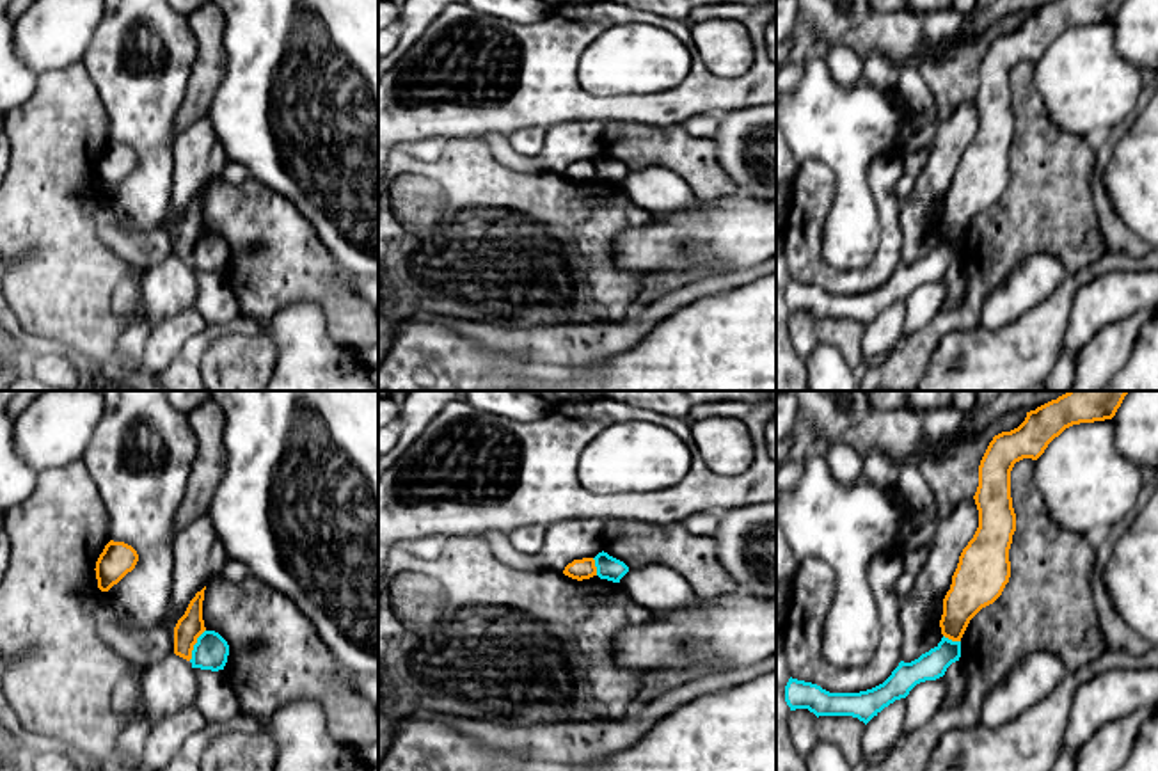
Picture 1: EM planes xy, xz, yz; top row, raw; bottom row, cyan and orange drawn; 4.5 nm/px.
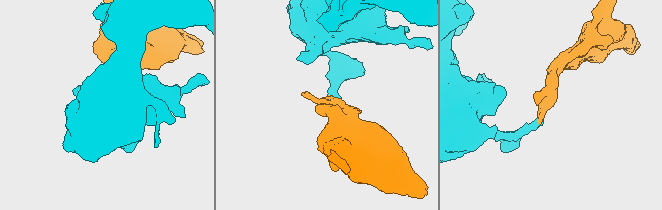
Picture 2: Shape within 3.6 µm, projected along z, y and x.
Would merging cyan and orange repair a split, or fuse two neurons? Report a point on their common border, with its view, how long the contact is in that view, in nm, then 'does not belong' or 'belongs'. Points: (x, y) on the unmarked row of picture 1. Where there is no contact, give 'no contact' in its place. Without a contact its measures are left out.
xy (194, 247) | 160 nm | does not belong

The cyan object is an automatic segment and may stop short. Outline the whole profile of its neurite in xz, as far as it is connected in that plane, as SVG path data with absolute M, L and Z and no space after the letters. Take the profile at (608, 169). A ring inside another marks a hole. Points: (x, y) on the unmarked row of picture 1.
M604 153L599 155L593 162L597 169L597 178L600 181L620 185L620 181L629 174L629 169L623 163L609 158Z

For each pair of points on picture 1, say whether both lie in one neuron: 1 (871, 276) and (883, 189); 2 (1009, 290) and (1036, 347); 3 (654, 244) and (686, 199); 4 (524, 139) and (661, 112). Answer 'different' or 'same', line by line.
1: same
2: different
3: different
4: different

